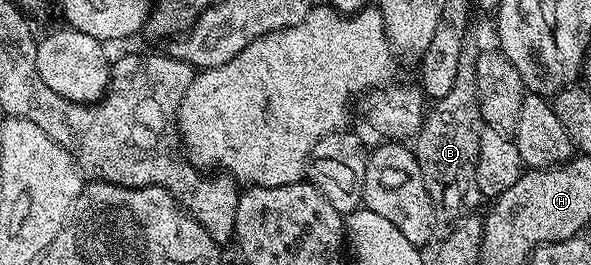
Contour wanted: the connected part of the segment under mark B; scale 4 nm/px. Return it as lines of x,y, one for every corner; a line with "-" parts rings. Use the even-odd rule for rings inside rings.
469,35
462,43
462,55
458,55
458,75
454,87
442,95
427,110
424,126
414,138
414,152
418,167
422,167
422,179
432,200
437,222
451,227
463,217
475,214
482,204
478,191
476,168
478,167
478,139
486,128
482,111
478,107
478,79
474,67
478,63
481,46
476,46
475,36

